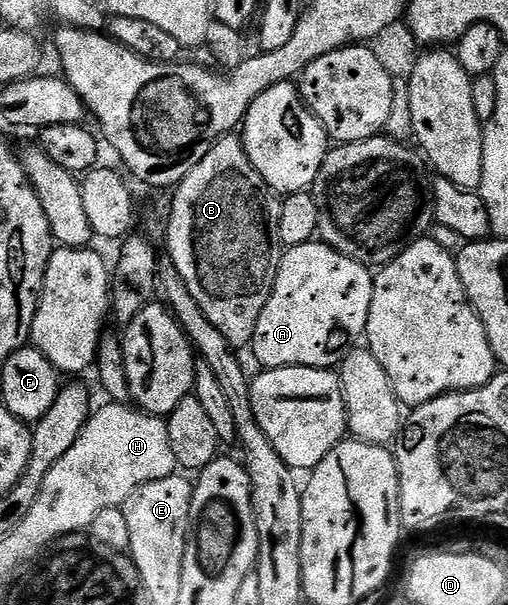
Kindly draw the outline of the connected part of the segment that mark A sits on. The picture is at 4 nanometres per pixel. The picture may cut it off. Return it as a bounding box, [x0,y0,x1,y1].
[251,240,373,370]

